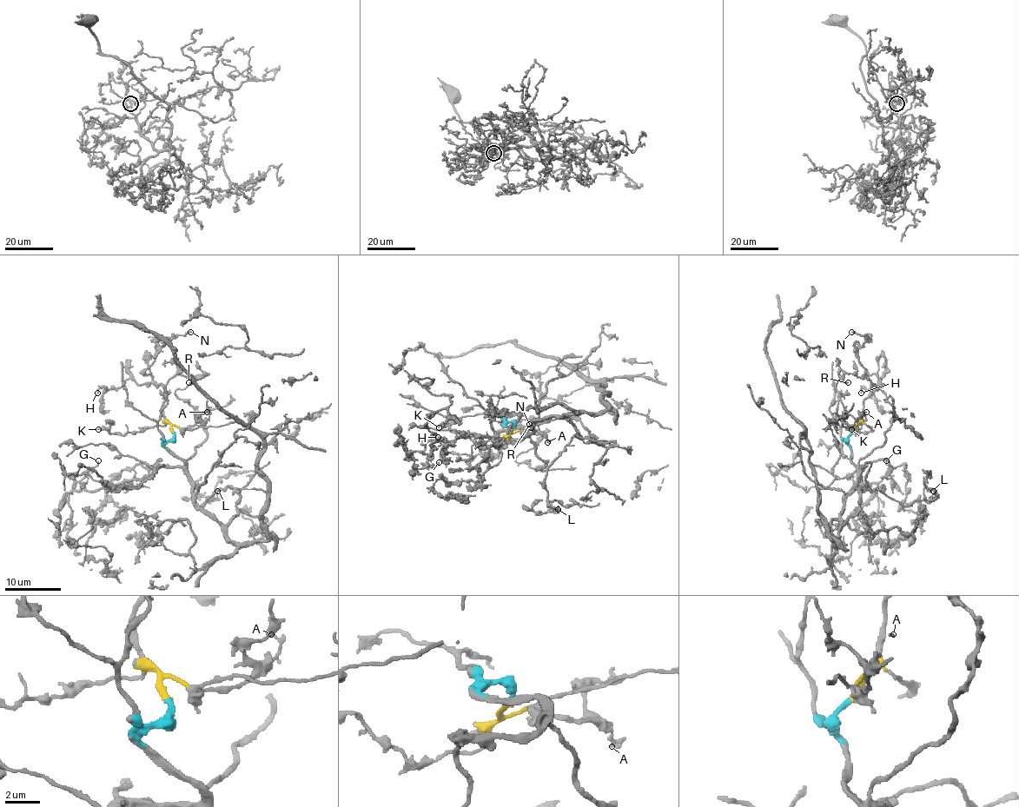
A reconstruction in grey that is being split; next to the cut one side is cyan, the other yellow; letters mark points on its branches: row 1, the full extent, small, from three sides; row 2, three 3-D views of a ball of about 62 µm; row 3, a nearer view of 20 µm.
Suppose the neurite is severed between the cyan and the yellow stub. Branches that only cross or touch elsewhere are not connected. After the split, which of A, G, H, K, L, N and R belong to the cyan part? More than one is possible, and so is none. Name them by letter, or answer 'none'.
G, L, R

